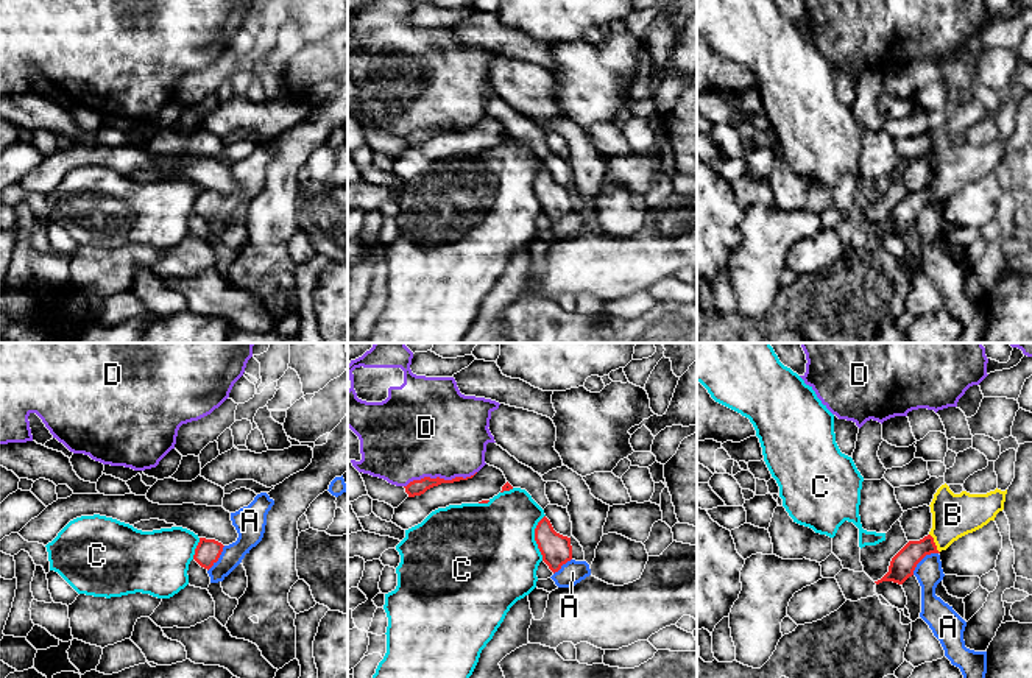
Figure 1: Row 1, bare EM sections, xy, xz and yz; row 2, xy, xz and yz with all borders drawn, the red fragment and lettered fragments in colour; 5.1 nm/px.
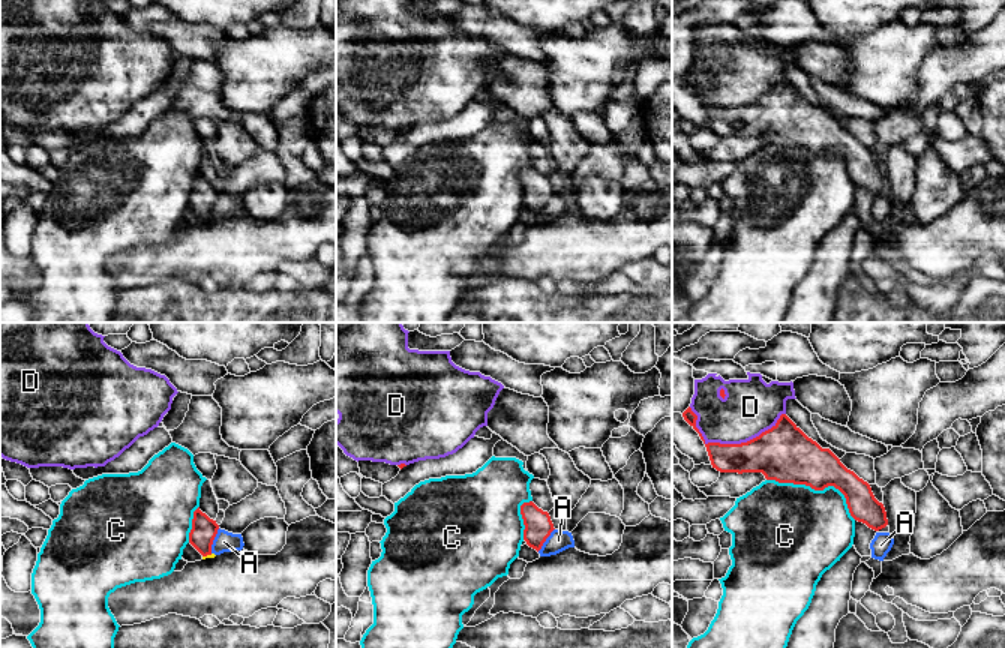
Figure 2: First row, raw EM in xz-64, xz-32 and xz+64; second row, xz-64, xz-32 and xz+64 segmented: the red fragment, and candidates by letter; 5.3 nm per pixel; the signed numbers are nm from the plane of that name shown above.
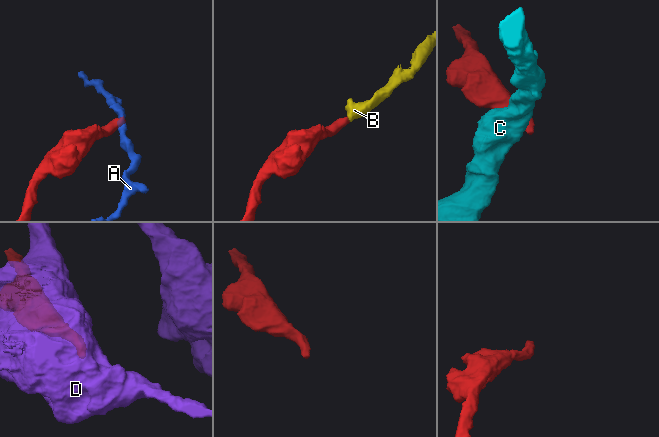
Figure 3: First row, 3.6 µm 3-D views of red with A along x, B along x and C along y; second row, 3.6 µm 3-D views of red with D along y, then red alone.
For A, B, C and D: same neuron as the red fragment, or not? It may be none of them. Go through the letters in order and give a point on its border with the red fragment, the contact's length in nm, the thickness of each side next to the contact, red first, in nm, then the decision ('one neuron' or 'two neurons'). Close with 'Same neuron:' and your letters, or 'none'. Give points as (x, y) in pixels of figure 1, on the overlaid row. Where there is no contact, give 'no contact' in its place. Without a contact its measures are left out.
A: yz (922, 558) | 180 nm | 130/140 nm | two neurons
B: yz (934, 543) | 120 nm | 130/220 nm | one neuron
C: xz (535, 538) | 240 nm | 160/500 nm | two neurons
D: xz (440, 479) | 380 nm | 80/480 nm | two neurons
Same neuron: B

